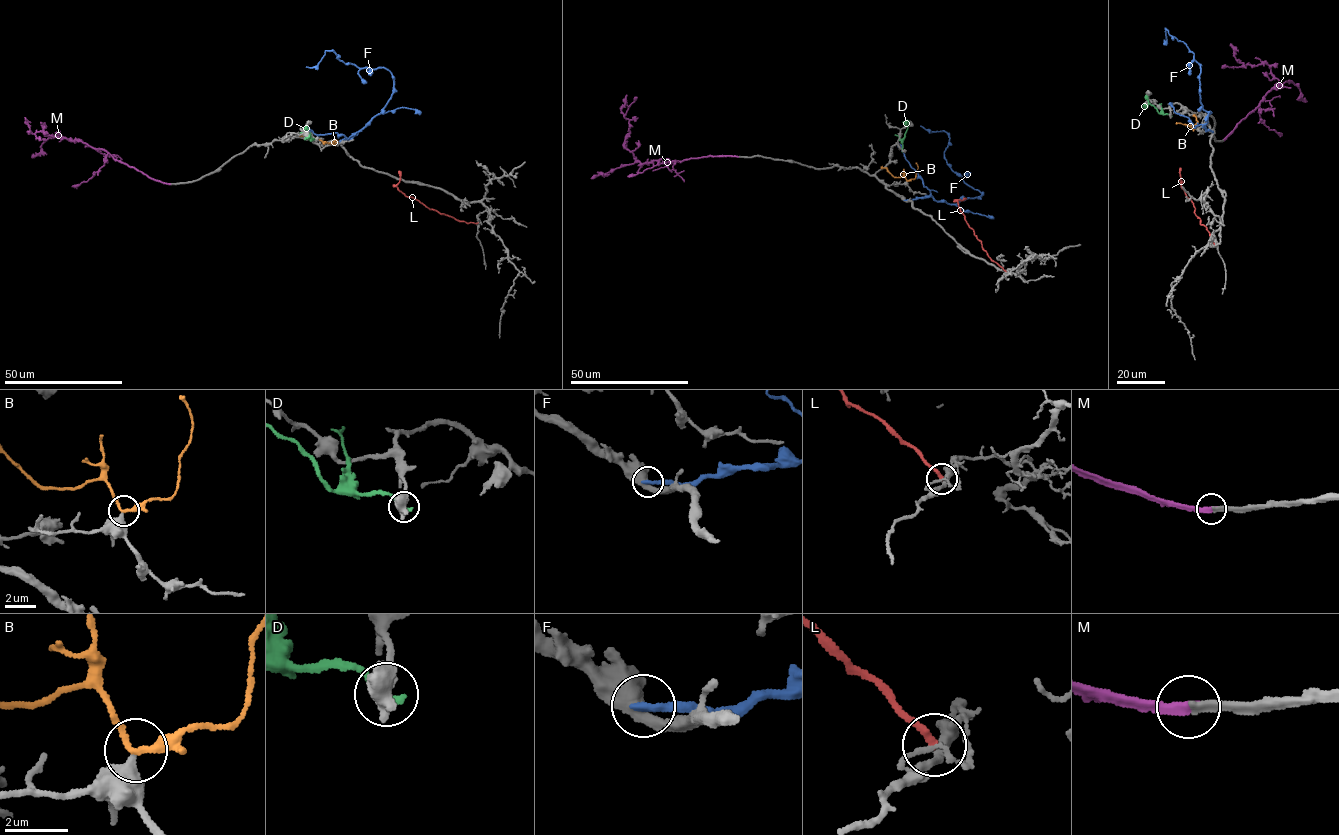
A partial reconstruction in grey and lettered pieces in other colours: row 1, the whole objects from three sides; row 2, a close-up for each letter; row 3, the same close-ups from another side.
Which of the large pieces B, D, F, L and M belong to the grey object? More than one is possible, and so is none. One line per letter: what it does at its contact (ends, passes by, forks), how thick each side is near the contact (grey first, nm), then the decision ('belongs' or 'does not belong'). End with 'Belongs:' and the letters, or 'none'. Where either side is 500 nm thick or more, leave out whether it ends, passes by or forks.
B: it passes by | 440/240 nm | does not belong
D: it ends | 480/300 nm | does not belong
F: 500/320 nm | does not belong
L: it ends | 140/220 nm | does not belong
M: it ends | 320/360 nm | belongs
Belongs: M

